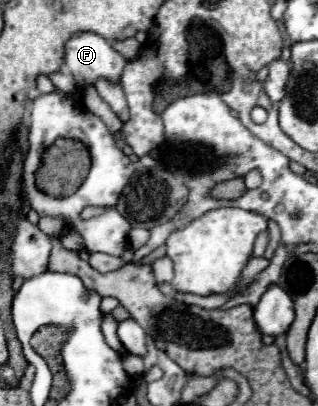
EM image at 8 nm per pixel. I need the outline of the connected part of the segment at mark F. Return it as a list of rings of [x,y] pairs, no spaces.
[[[78,33],[72,35],[64,45],[64,63],[76,83],[86,87],[94,85],[100,77],[118,81],[128,59],[114,51],[110,43],[100,35]]]

